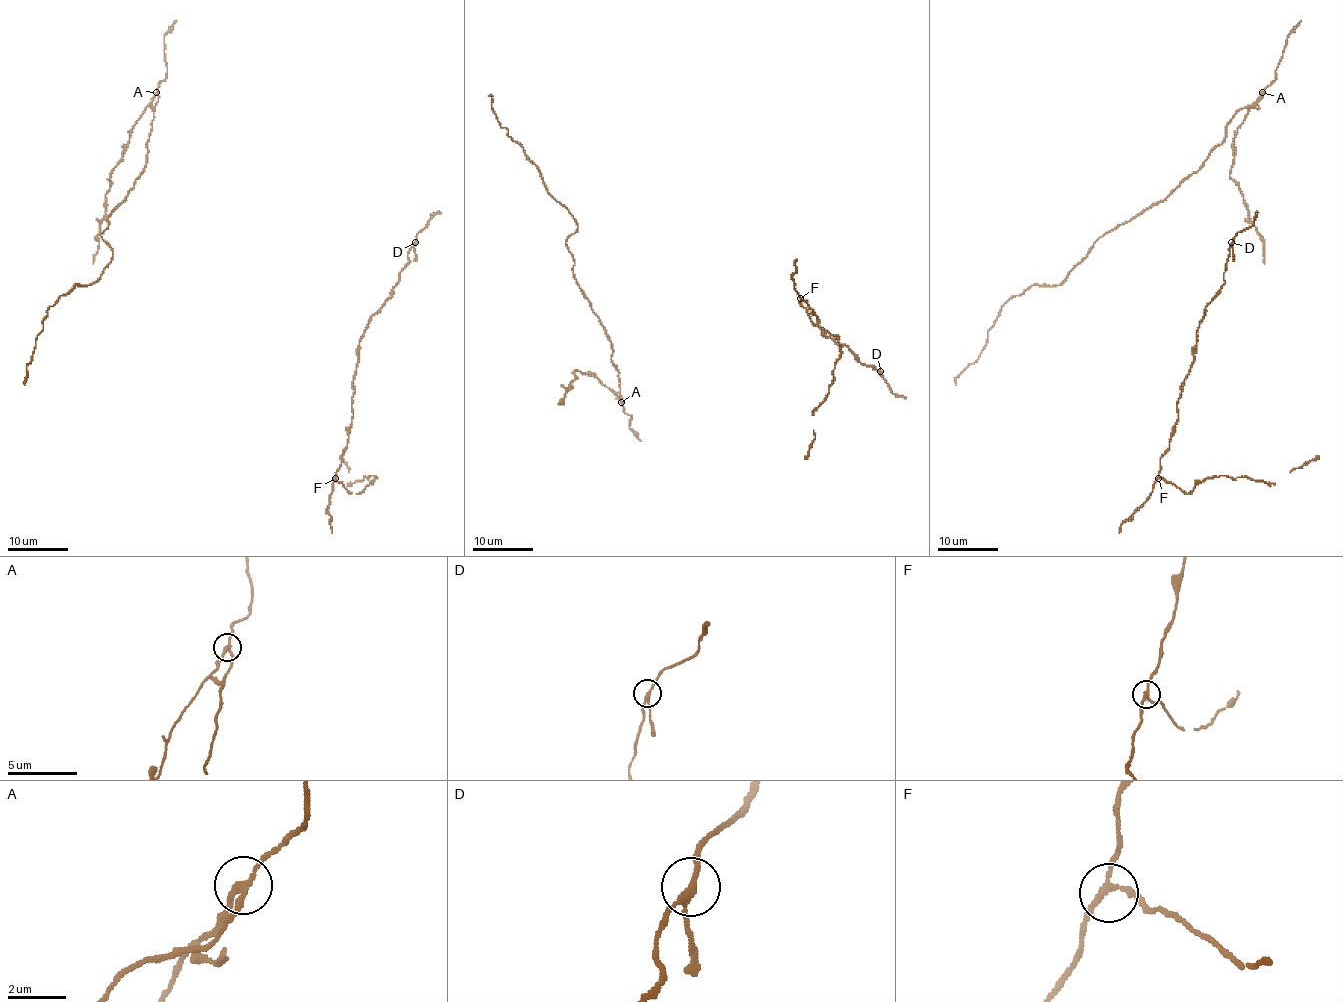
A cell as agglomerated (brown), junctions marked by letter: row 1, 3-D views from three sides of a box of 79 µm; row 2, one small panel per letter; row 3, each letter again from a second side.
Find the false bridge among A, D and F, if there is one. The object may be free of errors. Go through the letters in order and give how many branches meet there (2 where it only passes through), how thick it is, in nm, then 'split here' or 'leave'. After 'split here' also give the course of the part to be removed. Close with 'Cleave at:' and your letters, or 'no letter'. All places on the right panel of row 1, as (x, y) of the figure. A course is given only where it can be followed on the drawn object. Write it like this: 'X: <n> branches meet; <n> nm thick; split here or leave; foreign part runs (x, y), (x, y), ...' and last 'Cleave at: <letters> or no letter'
A: 3 branches meet; 200 nm thick; split here; foreign part runs (1263, 93), (1237, 129), (1230, 174), (1243, 196), (1248, 218), (1263, 242), (1264, 264)
D: 3 branches meet; 190 nm thick; leave
F: 3 branches meet; 190 nm thick; leave
Cleave at: A

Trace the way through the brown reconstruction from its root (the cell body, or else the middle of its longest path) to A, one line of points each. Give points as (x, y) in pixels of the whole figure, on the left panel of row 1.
A: (146, 159), (146, 144), (158, 100), (156, 93)

